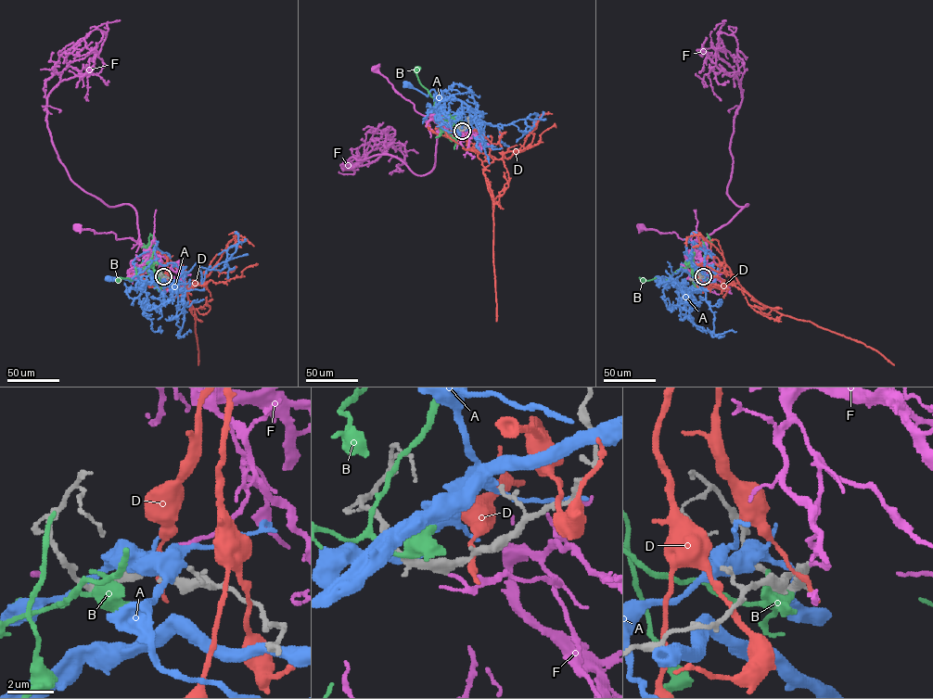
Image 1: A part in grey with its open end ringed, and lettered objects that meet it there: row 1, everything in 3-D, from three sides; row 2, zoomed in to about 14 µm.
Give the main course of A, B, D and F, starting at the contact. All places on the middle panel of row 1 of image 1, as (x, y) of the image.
A: (460, 130), (463, 122), (479, 131), (464, 103), (444, 99), (434, 90), (427, 96), (406, 84)
B: (460, 130), (453, 126), (450, 118), (436, 120), (434, 99), (420, 82), (416, 69)
D: (463, 130), (466, 126), (466, 144), (477, 154), (484, 167), (483, 174), (492, 201), (496, 321)
F: (462, 131), (442, 129), (428, 116), (418, 113), (414, 105), (375, 68)

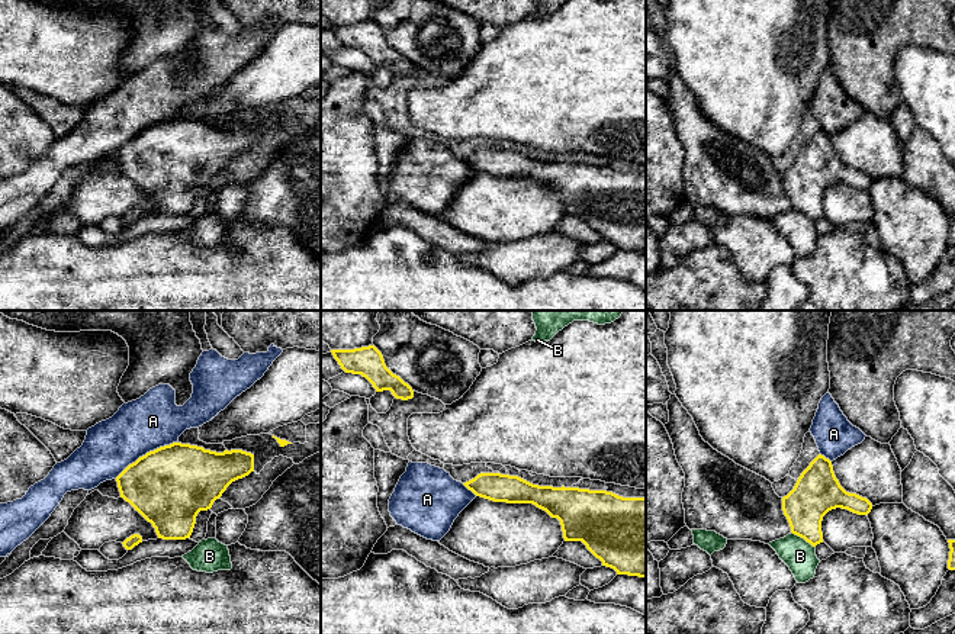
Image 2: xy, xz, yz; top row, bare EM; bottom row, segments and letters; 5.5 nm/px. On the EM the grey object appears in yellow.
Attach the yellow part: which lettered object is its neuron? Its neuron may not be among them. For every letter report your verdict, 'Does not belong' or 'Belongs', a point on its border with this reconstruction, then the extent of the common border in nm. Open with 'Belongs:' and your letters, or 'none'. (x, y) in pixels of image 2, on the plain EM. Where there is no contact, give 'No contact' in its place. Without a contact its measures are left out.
Belongs: F
A: Does not belong. Touches yellow at xy (147, 128). Shared border 400 nm
B: Does not belong. Touches yellow at yz (803, 212). Shared border 160 nm
D: Does not belong. No contact
F: Belongs. No contact

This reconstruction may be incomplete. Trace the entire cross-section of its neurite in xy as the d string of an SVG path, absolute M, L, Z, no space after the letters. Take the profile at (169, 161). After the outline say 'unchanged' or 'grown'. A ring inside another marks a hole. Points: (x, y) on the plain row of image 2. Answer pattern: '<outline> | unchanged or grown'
M173 118L139 132L118 152L120 173L129 177L148 197L158 213L190 213L196 192L212 183L226 162L254 147L254 129L242 125L216 128L203 122Z | unchanged

